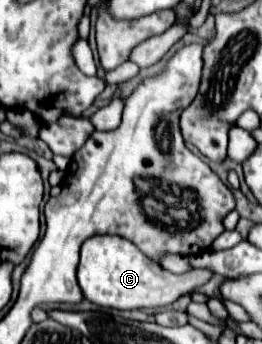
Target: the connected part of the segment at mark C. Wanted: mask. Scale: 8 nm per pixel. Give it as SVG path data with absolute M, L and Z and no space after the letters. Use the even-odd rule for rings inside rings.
M92 236L82 244L78 264L78 284L86 300L98 306L116 310L160 308L176 302L182 294L202 286L212 276L210 270L190 270L186 274L172 274L158 262L144 256L132 242L122 236Z

